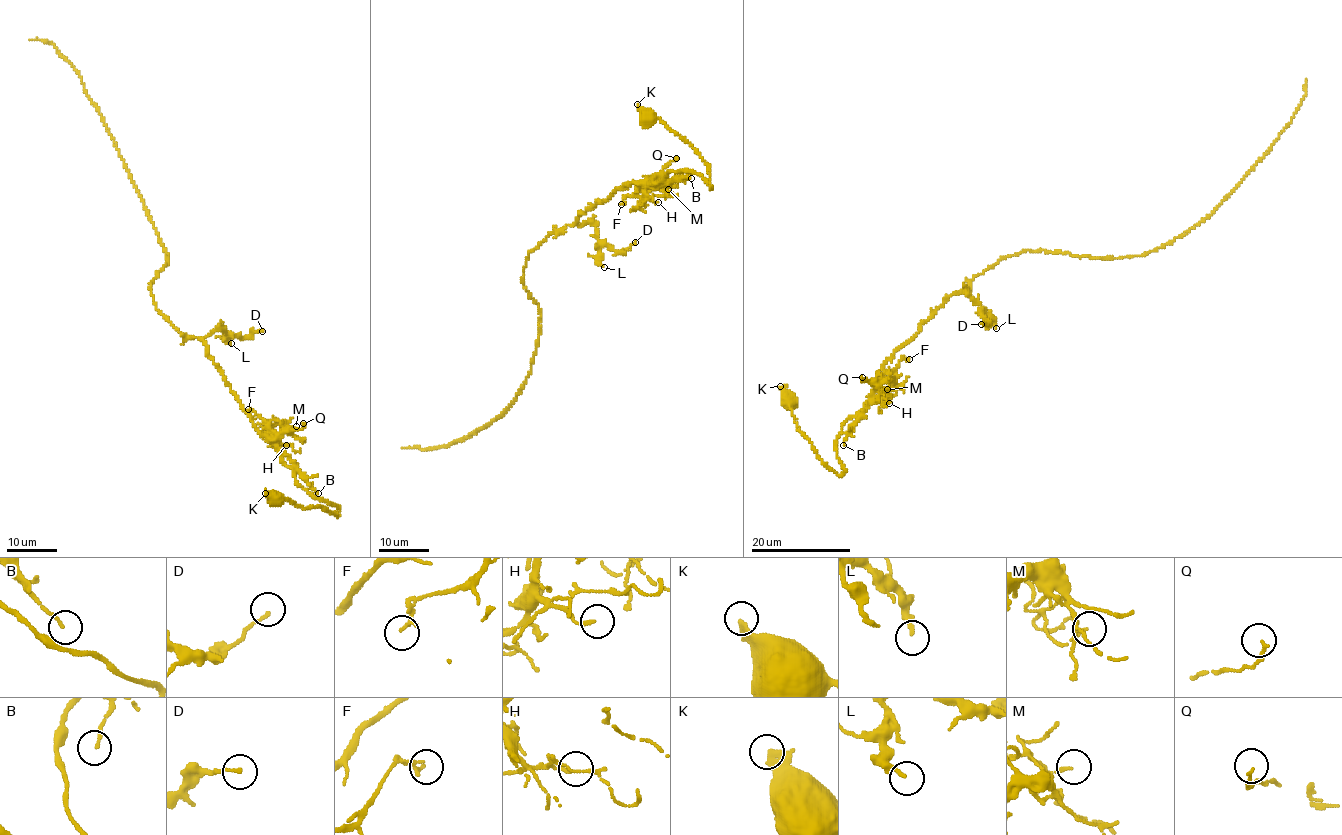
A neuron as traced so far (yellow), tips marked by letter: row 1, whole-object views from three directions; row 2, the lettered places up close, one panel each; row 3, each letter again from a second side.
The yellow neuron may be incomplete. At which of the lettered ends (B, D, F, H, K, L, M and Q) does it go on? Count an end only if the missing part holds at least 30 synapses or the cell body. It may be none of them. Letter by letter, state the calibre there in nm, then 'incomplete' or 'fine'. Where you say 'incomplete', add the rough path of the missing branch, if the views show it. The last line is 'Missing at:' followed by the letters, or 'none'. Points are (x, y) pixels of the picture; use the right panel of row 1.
B: 110 nm thick; fine
D: 120 nm thick; fine
F: 140 nm thick; fine
H: 140 nm thick; fine
K: 280 nm thick; fine
L: 160 nm thick; fine
M: 130 nm thick; fine
Q: 140 nm thick; fine
Missing at: none

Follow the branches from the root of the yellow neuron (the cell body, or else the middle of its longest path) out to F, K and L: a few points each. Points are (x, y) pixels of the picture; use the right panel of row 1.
F: (994, 265), (938, 307), (912, 339), (896, 350), (874, 383), (893, 371), (902, 359), (909, 359)
K: (994, 265), (953, 293), (878, 373), (871, 398), (837, 438), (841, 474), (800, 431), (780, 386)
L: (994, 265), (976, 275), (963, 293), (965, 291), (974, 298), (992, 318), (996, 328)

